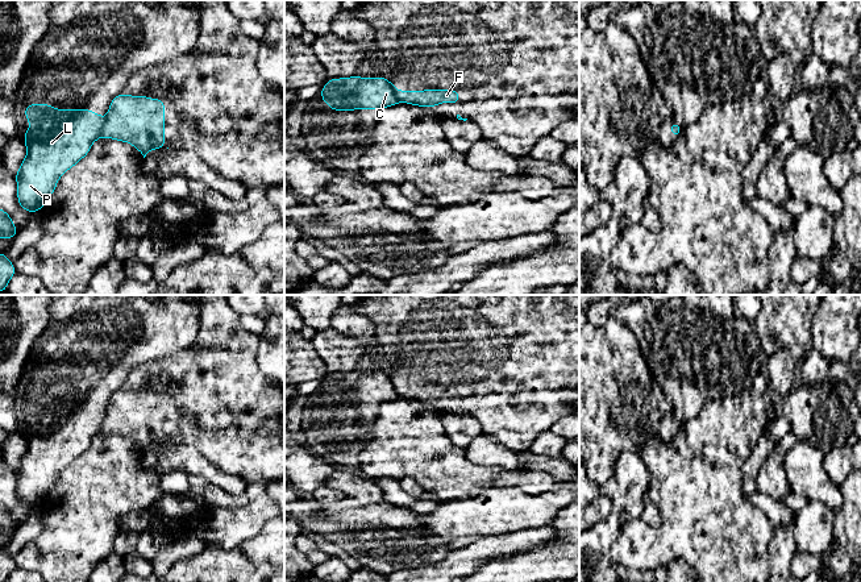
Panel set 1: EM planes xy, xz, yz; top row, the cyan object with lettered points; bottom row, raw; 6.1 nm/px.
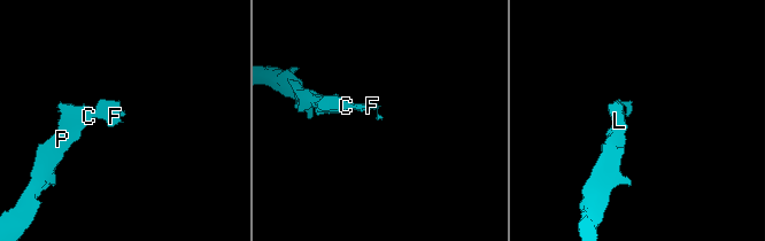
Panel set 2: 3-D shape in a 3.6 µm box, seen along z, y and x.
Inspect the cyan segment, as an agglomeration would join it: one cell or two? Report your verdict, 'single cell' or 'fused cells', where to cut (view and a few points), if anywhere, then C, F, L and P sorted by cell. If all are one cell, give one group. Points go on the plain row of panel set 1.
fused cells; cut xy (105, 418), (100, 429); groups C L P / F

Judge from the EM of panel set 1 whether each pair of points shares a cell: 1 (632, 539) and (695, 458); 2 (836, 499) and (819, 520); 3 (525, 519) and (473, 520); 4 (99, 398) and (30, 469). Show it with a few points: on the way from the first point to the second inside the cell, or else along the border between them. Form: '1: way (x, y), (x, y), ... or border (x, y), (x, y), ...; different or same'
1: way (657, 536), (695, 498), (695, 483); same
2: border (807, 501), (823, 502), (835, 511); different
3: way (512, 519), (486, 519); same
4: way (82, 415), (48, 452); same

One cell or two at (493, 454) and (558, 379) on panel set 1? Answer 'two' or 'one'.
two

